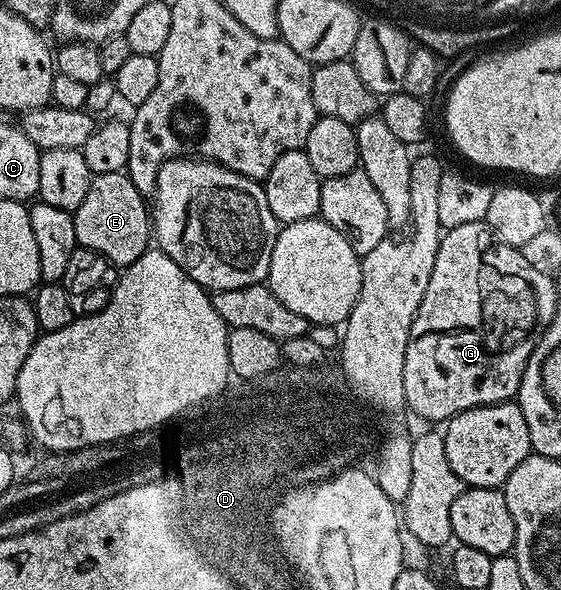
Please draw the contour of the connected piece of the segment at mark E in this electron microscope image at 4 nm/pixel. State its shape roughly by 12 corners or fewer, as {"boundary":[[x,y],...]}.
{"boundary":[[122,173],[92,176],[75,239],[116,267],[153,237],[149,205]]}

